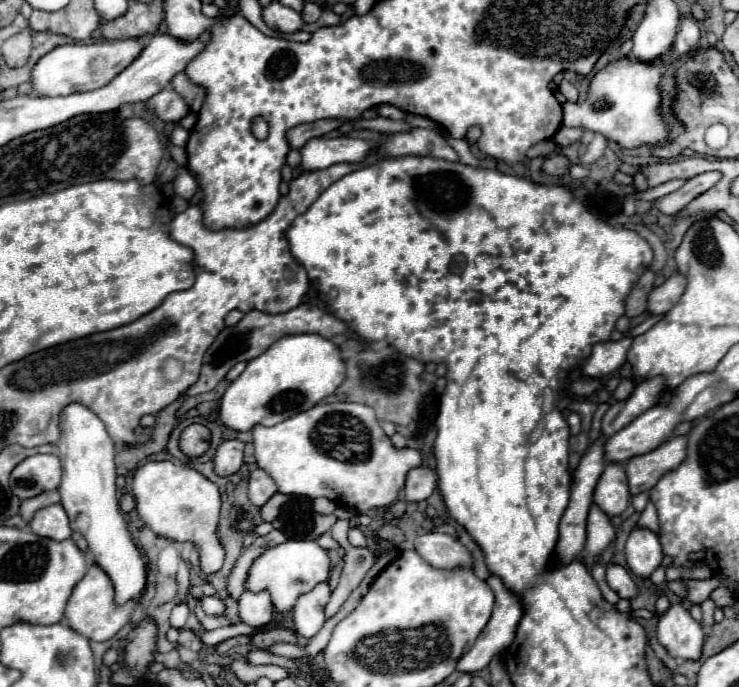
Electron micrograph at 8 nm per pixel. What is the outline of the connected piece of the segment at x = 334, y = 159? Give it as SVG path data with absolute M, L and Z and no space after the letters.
M314 137L306 141L306 145L300 149L300 165L306 171L314 169L326 169L334 163L358 163L366 159L372 151L372 145L362 139L350 139L350 137Z

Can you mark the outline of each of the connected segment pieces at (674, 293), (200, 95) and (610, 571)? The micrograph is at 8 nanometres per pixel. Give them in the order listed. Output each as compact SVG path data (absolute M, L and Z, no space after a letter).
M678 271L668 277L660 287L656 287L650 297L648 297L648 311L652 315L660 315L660 313L668 313L678 299L682 297L686 289L686 277L682 277Z
M184 71L178 73L178 75L172 79L172 85L174 85L174 89L186 99L186 103L188 103L190 109L200 111L200 107L202 107L202 103L204 103L204 99L206 99L206 89L204 89L204 87L192 83Z
M610 565L610 567L606 569L606 581L608 581L610 589L618 593L620 599L632 601L632 599L638 597L638 587L636 587L632 575L630 575L624 567L620 567L620 565Z

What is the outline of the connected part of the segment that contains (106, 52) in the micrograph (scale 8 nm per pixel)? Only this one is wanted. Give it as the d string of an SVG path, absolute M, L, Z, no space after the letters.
M138 39L104 41L104 43L66 43L54 47L38 59L32 67L32 97L56 97L78 91L92 91L110 83L120 71L124 71L144 49Z

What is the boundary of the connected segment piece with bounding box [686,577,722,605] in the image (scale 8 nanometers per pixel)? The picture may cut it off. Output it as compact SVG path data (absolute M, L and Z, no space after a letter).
M712 577L712 579L706 579L706 581L686 581L686 585L688 585L688 601L700 605L704 599L710 597L710 593L714 589L718 589L722 585L722 579Z

